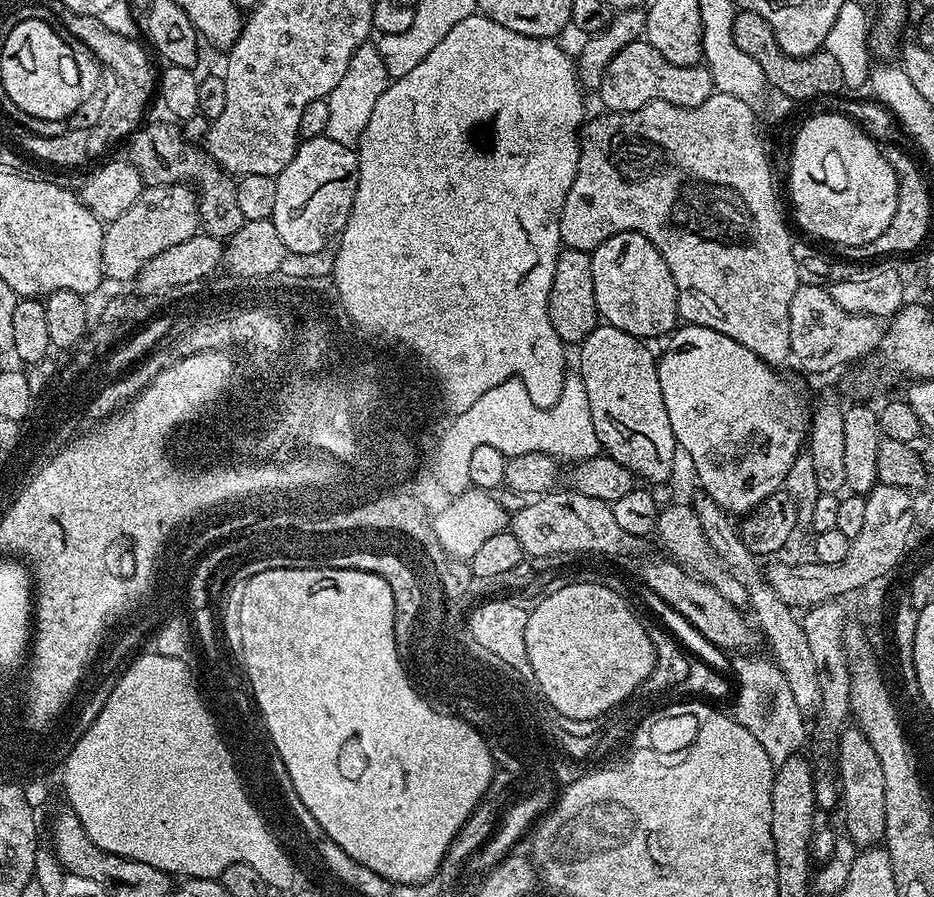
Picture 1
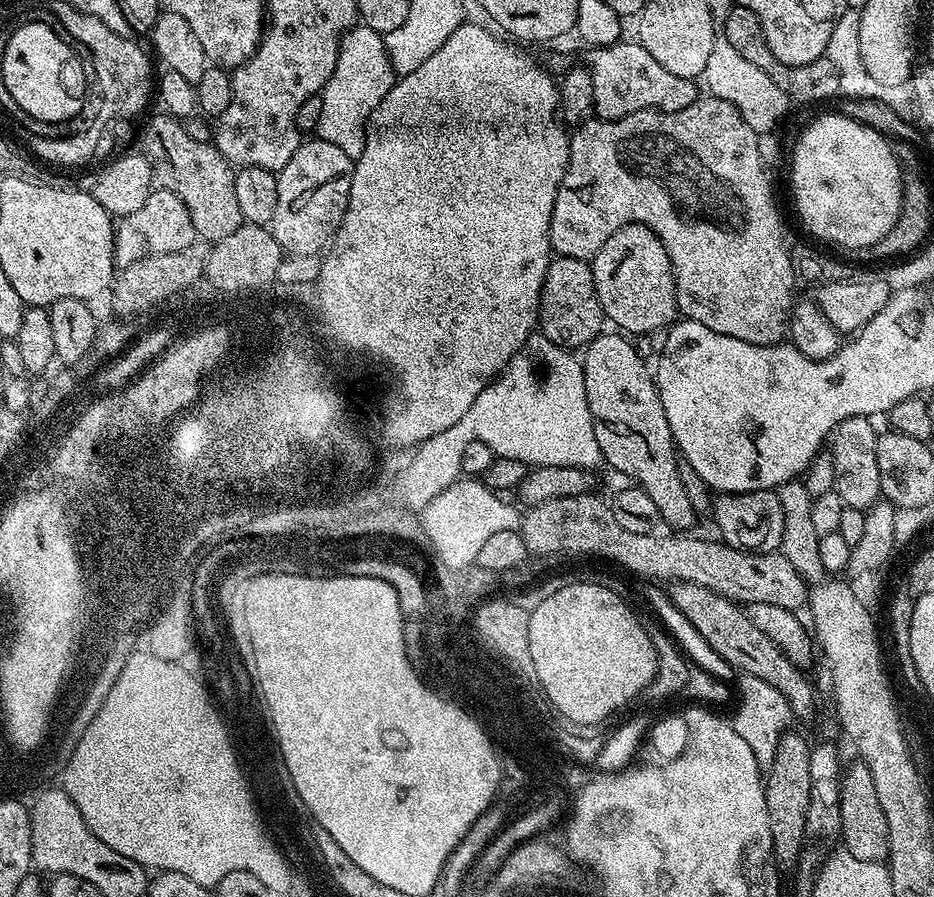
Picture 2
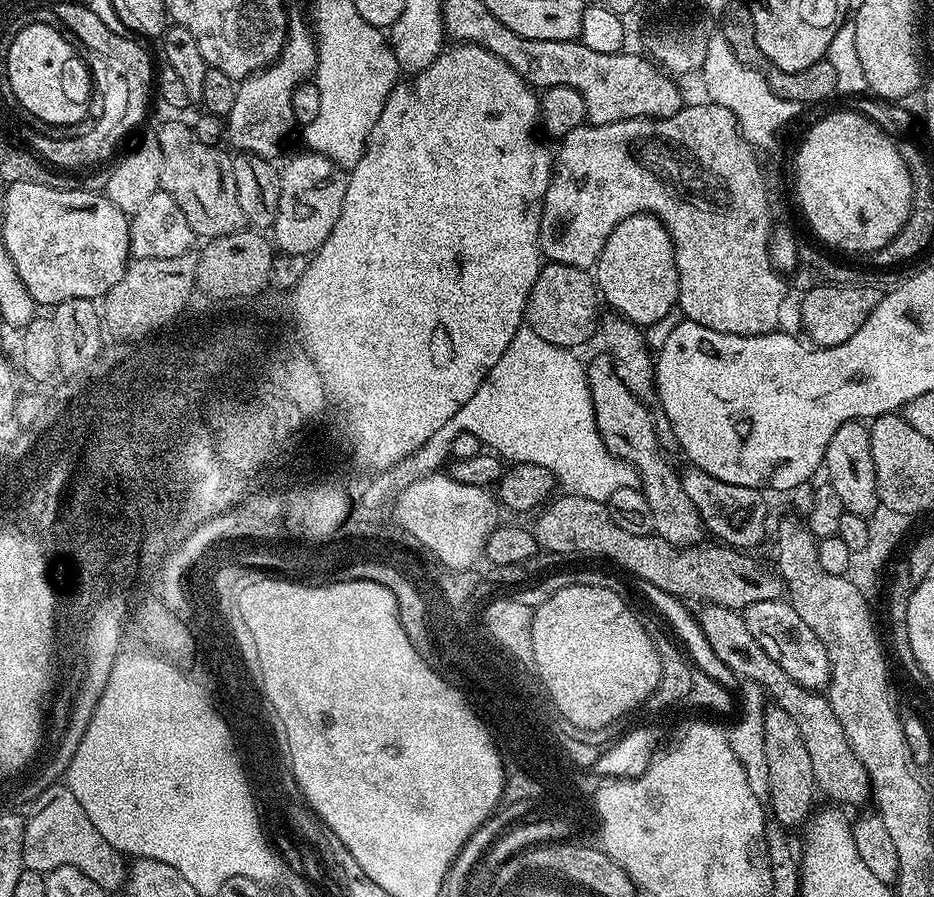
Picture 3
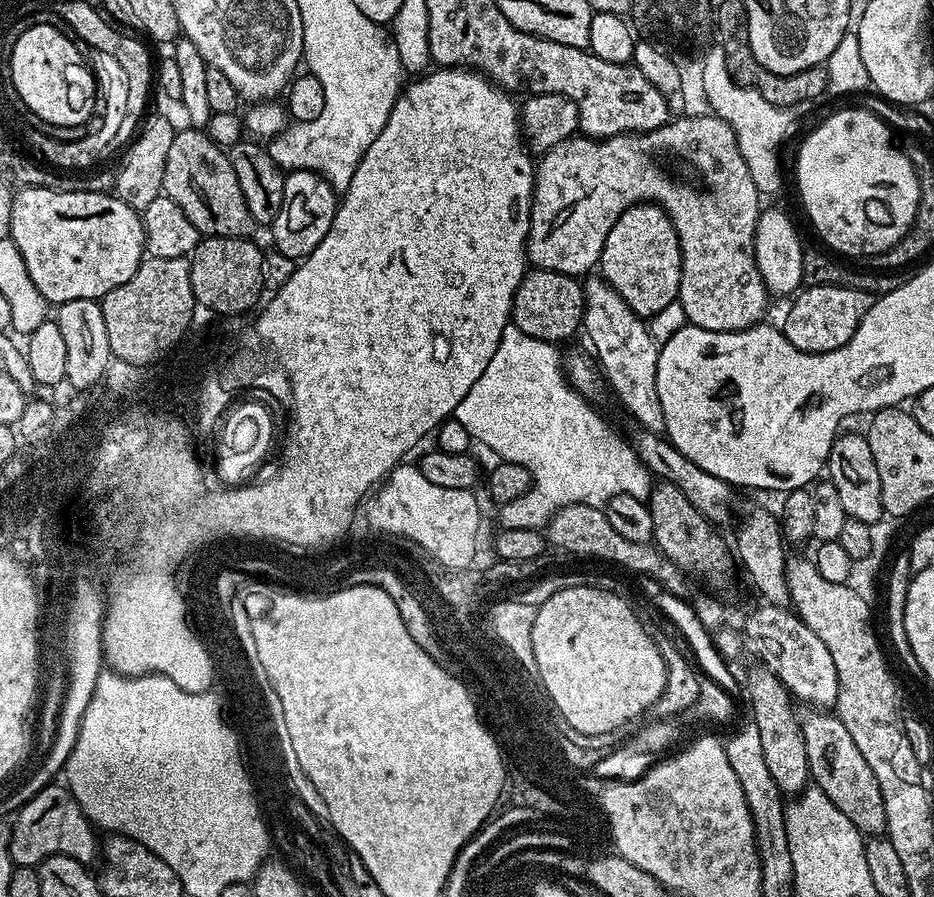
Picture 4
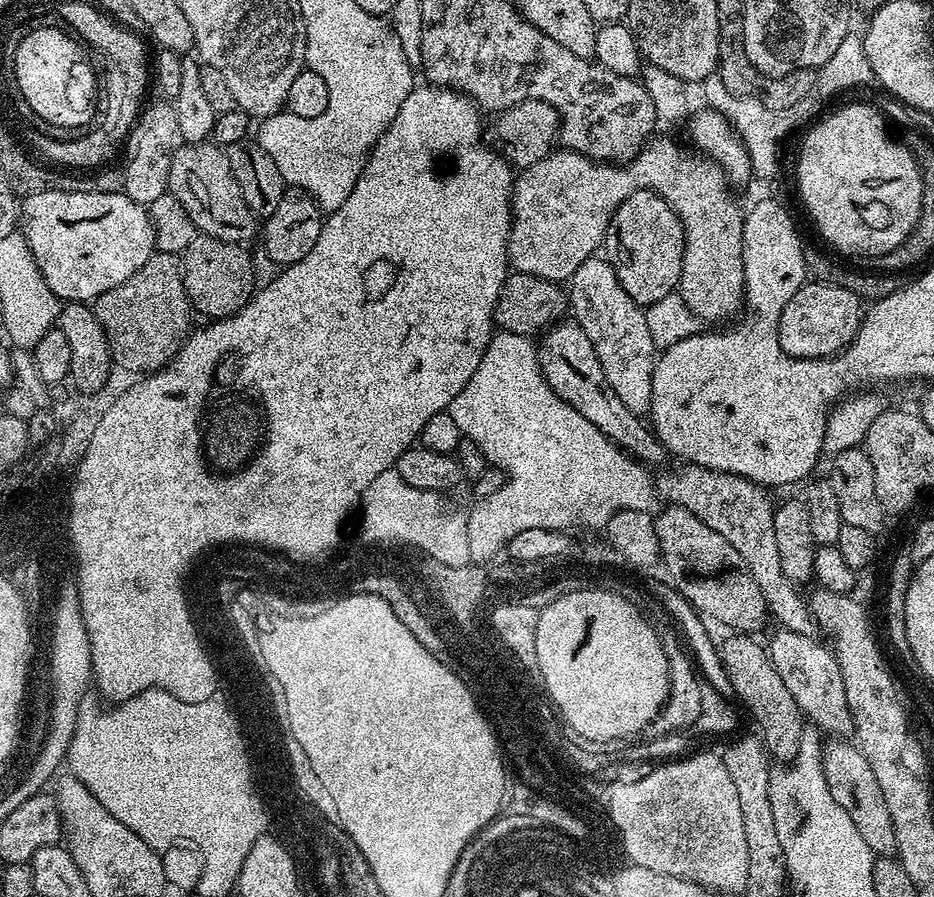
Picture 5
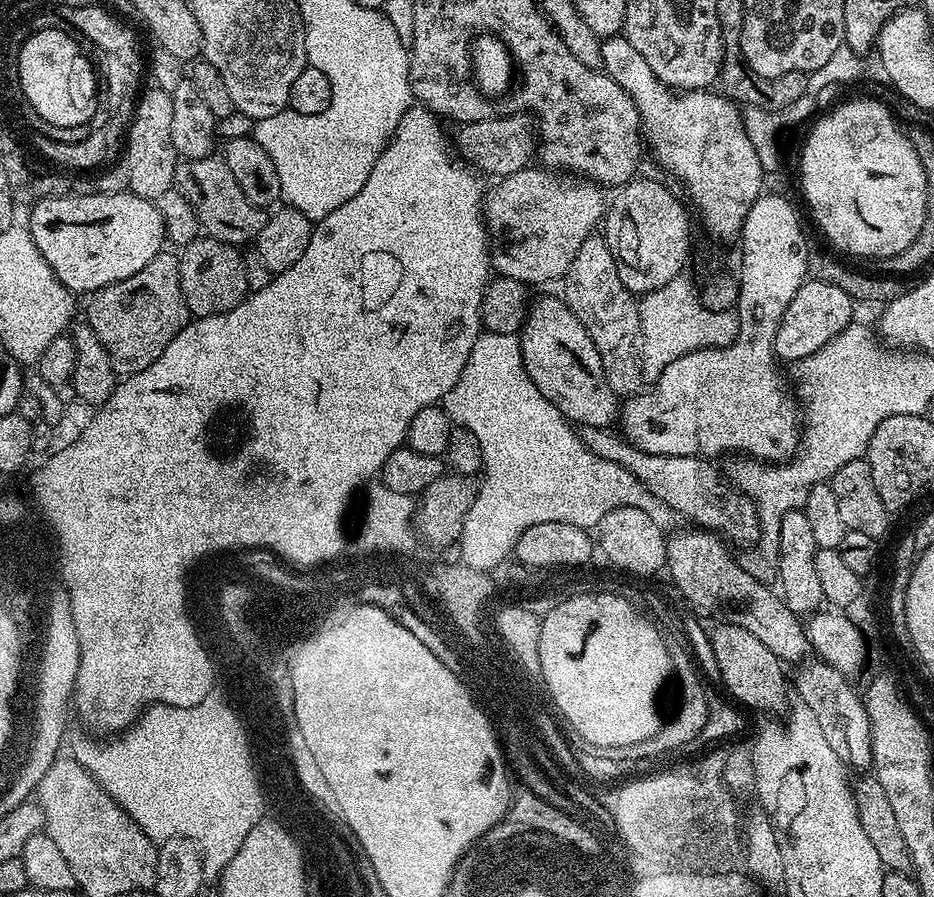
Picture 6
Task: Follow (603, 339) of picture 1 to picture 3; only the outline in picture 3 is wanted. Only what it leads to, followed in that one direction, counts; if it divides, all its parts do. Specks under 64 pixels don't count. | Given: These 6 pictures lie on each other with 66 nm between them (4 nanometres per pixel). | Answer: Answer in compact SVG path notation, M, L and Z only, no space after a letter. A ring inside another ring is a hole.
M603 354L603 356L594 357L592 361L587 361L586 367L590 398L593 400L598 434L601 435L606 450L610 450L612 456L616 456L619 460L627 462L636 471L636 475L640 477L640 488L643 491L646 502L650 505L651 512L654 514L655 535L660 536L666 542L670 542L679 548L693 548L695 544L705 543L706 529L702 518L698 514L694 502L690 502L690 497L686 495L686 490L682 490L680 472L677 469L672 469L671 462L673 461L669 459L659 446L656 421L653 413L648 413L646 406L648 404L643 399L635 396L627 388L626 383L622 382L622 379L616 373L616 368L610 355Z

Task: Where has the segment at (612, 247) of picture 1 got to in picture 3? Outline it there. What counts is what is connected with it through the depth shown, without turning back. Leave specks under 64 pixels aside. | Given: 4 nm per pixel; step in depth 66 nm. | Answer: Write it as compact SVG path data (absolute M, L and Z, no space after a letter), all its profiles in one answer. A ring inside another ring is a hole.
M649 212L634 214L618 222L618 226L614 226L614 234L606 238L606 246L602 246L602 254L596 259L594 279L603 303L605 300L617 317L637 326L647 326L666 318L666 314L677 307L680 298L680 275L676 265L676 247L672 245L664 223Z

